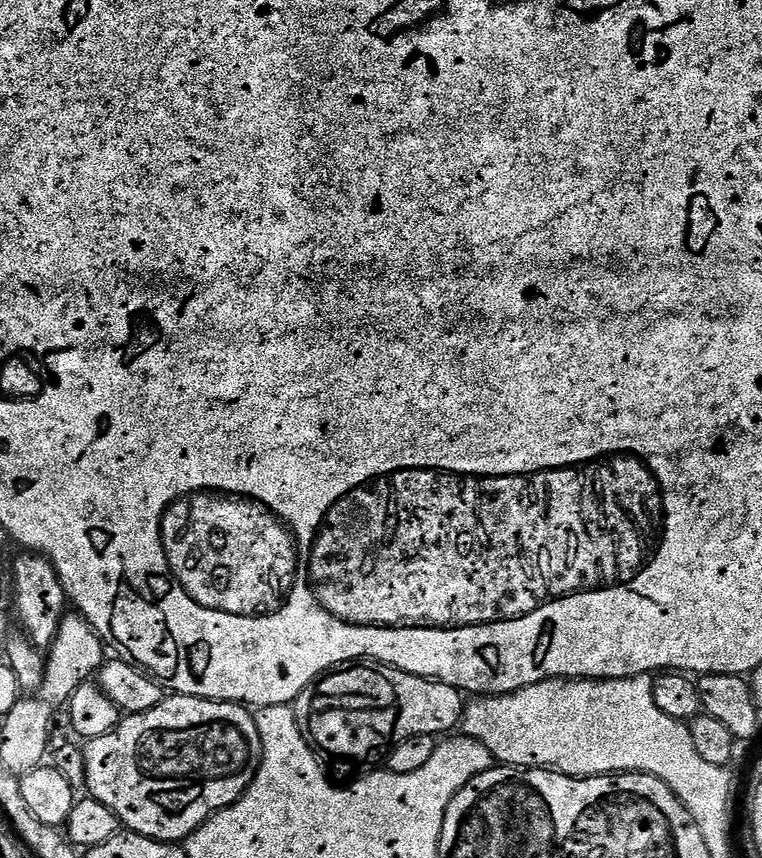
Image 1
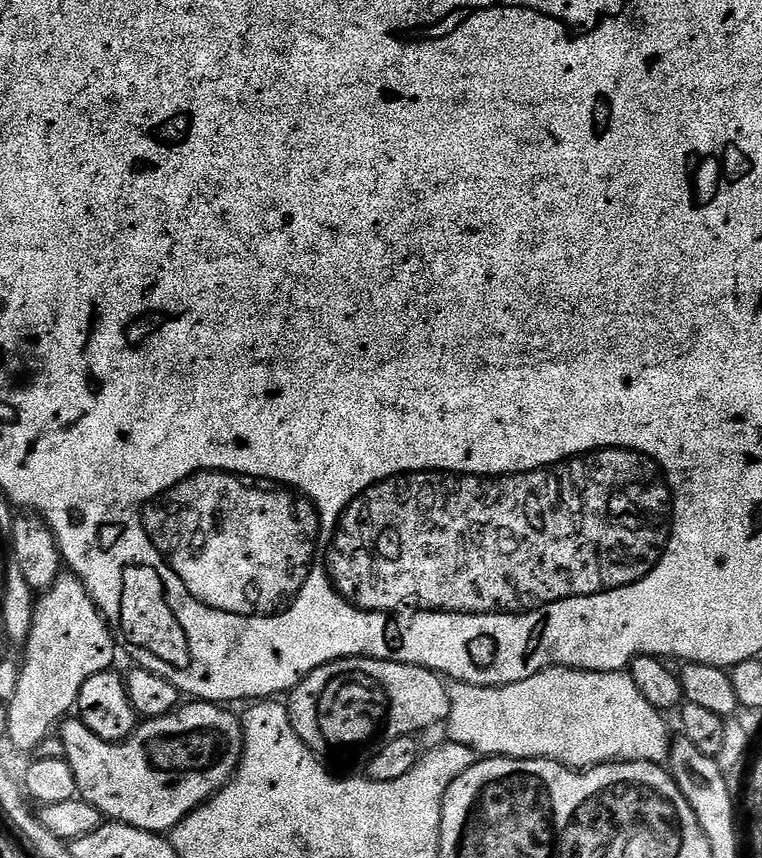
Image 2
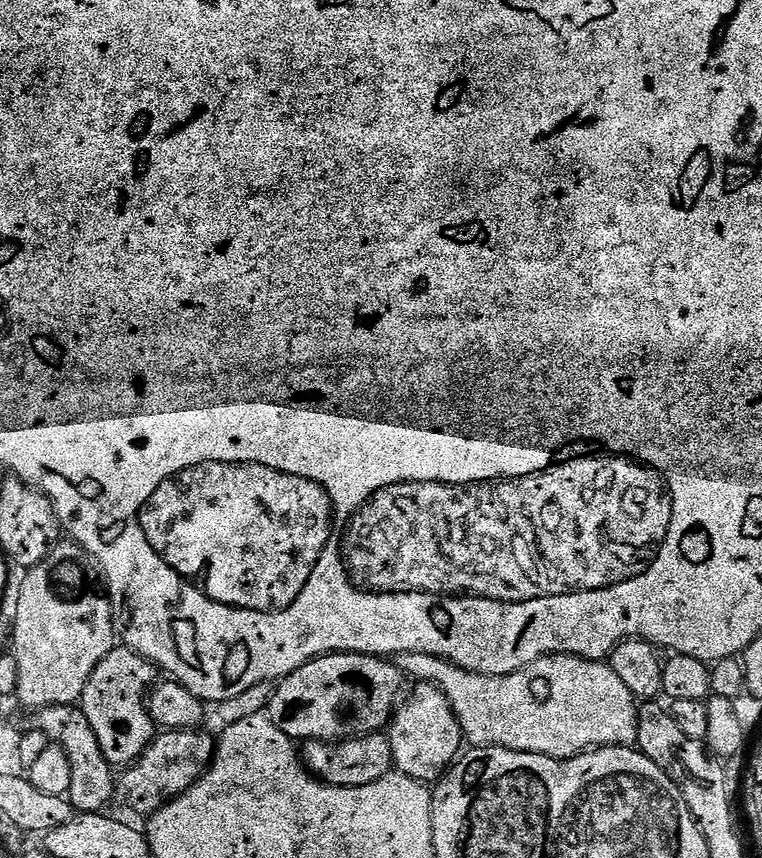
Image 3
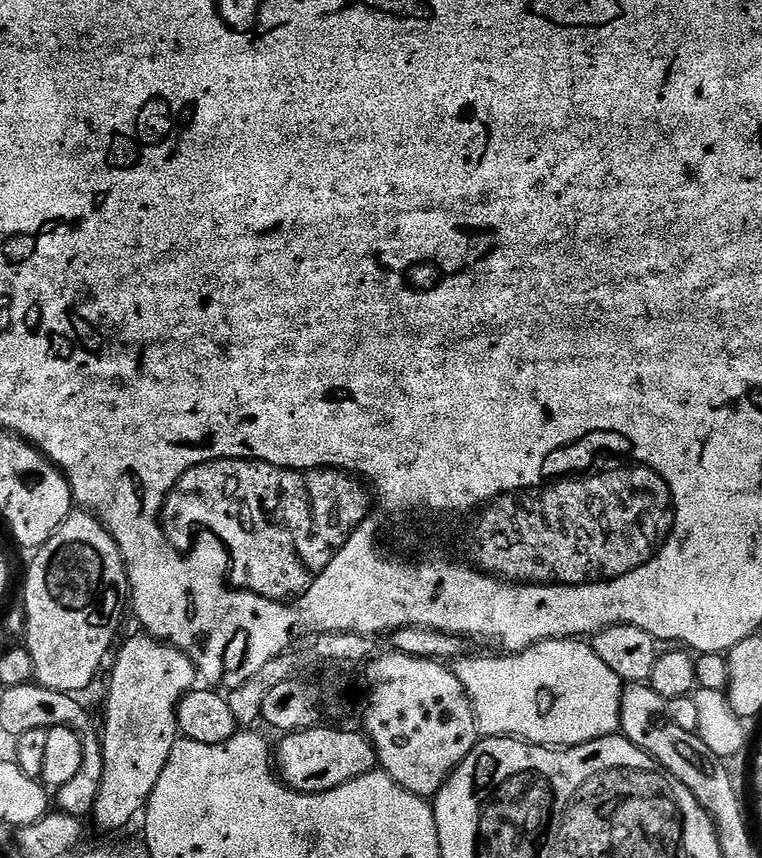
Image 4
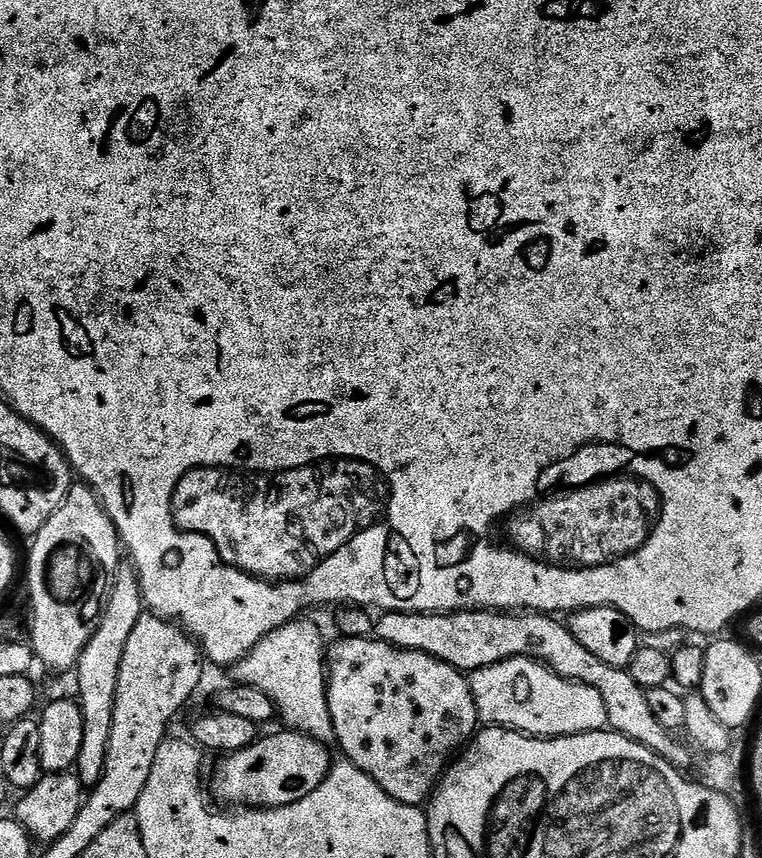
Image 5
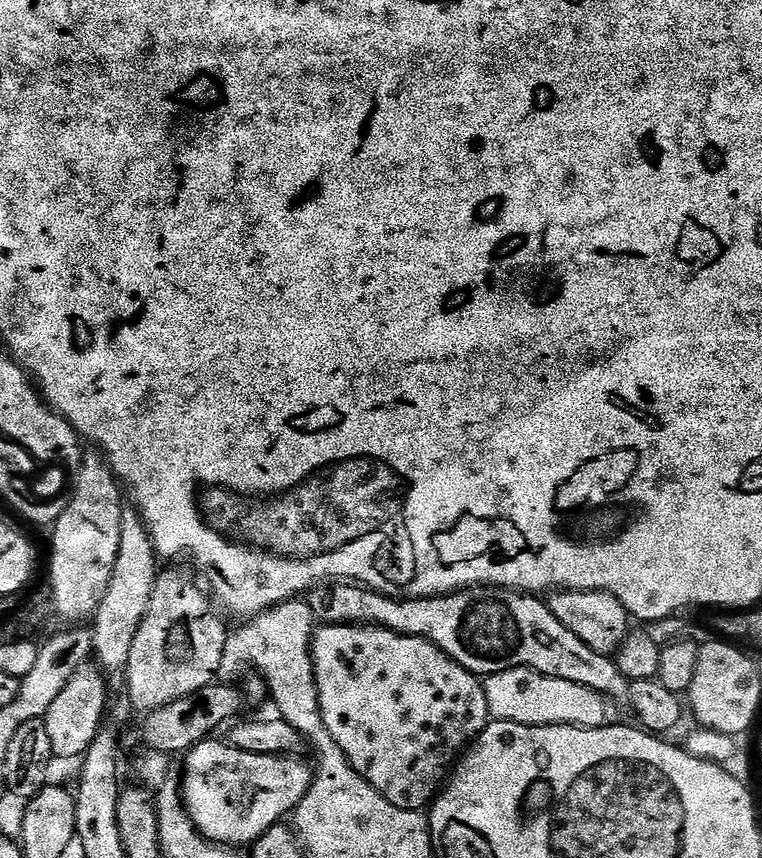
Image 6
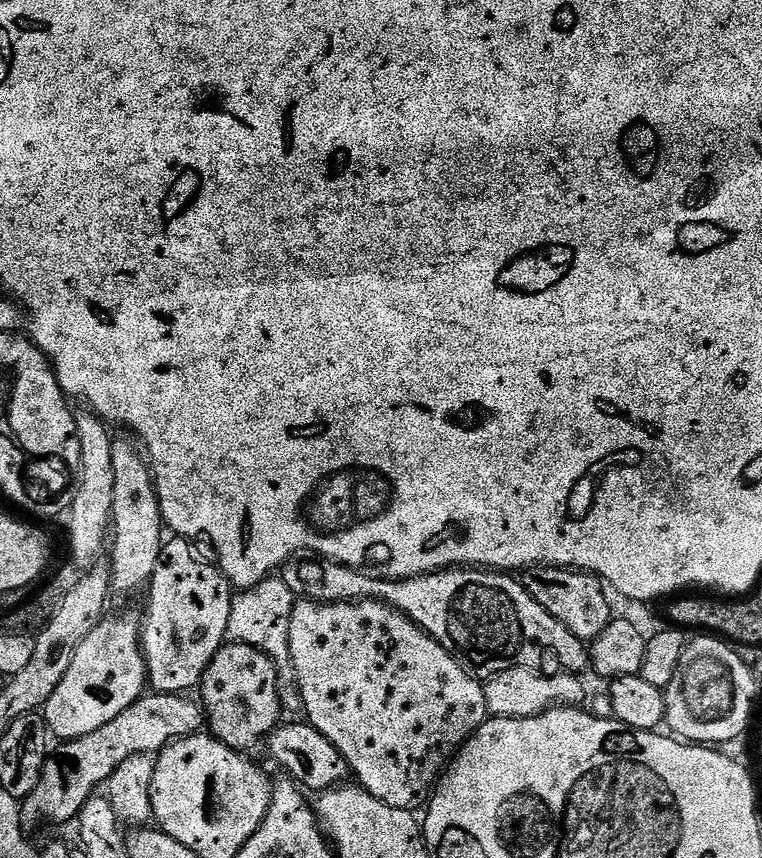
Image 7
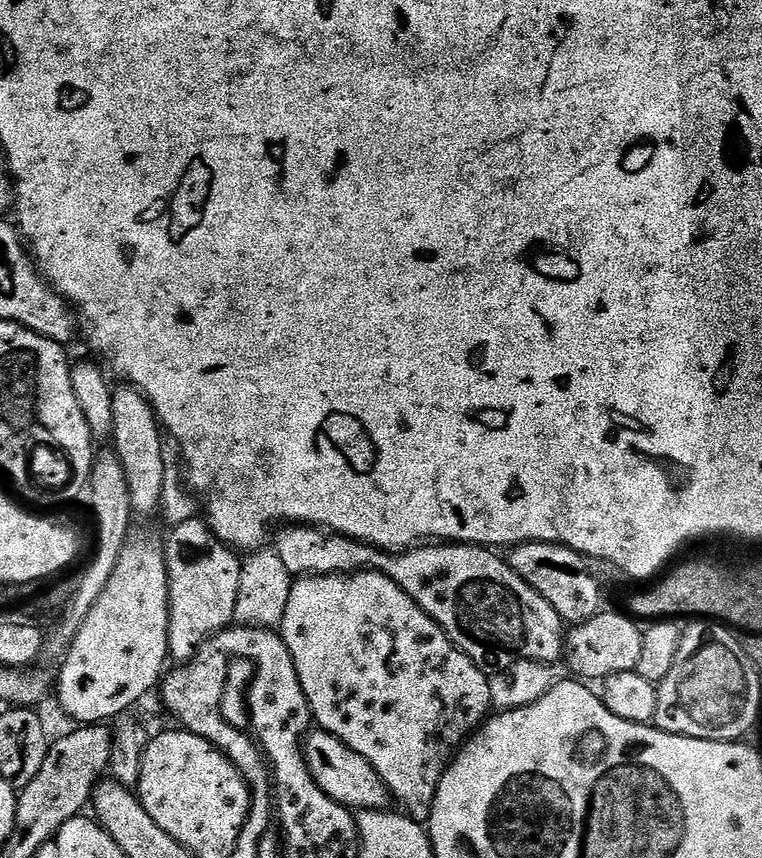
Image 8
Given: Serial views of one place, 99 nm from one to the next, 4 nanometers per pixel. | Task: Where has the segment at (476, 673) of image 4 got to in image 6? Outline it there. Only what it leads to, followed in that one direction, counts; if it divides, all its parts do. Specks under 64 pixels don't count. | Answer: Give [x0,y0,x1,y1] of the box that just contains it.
[483,668,606,728]

